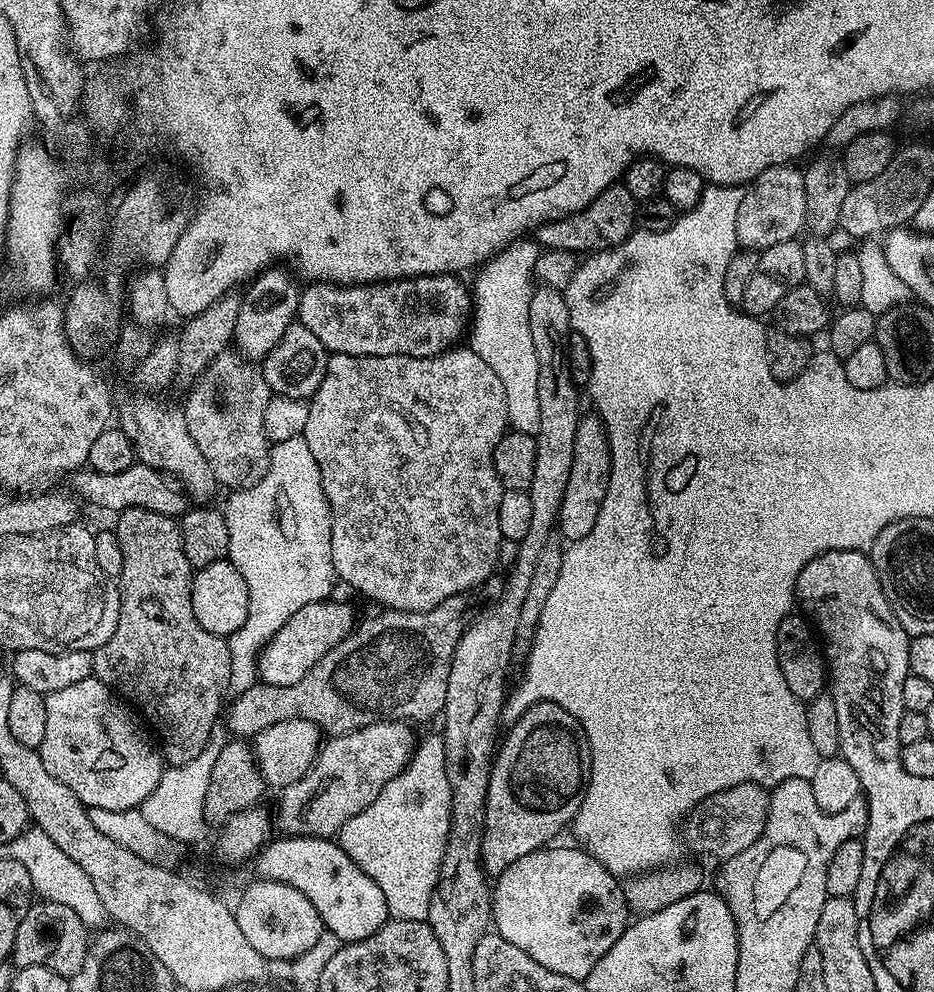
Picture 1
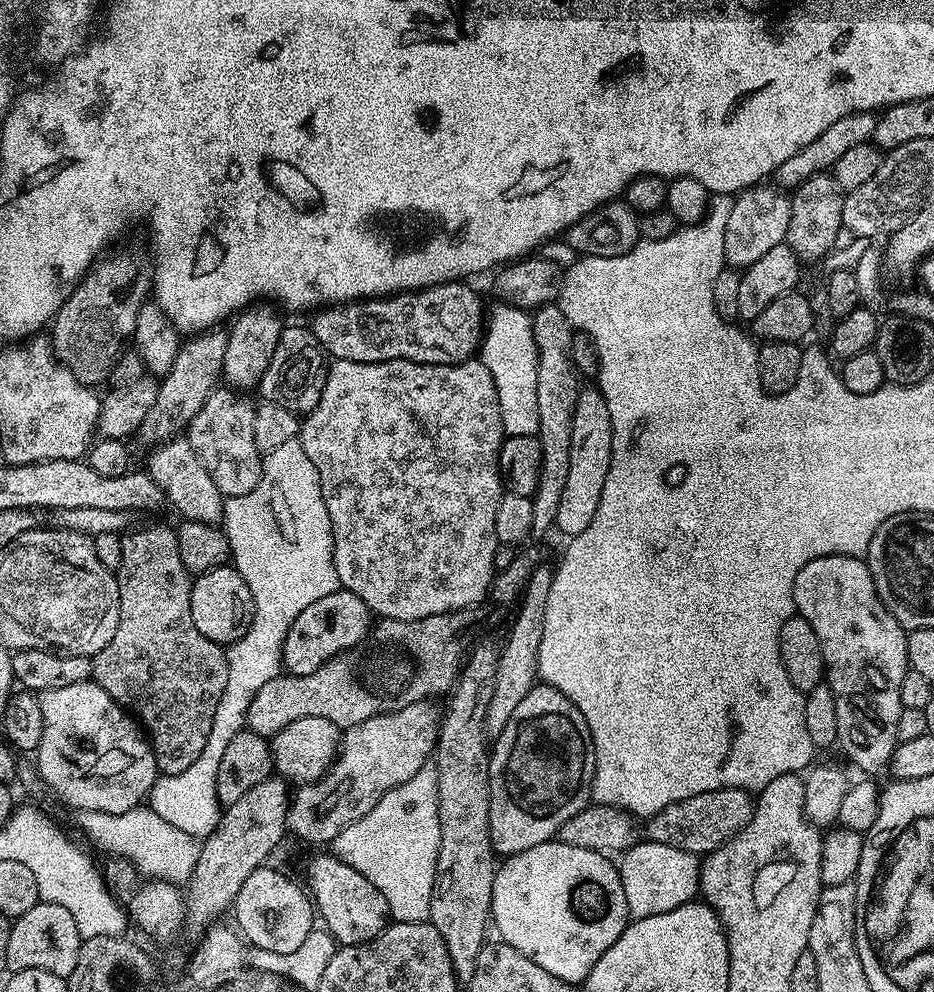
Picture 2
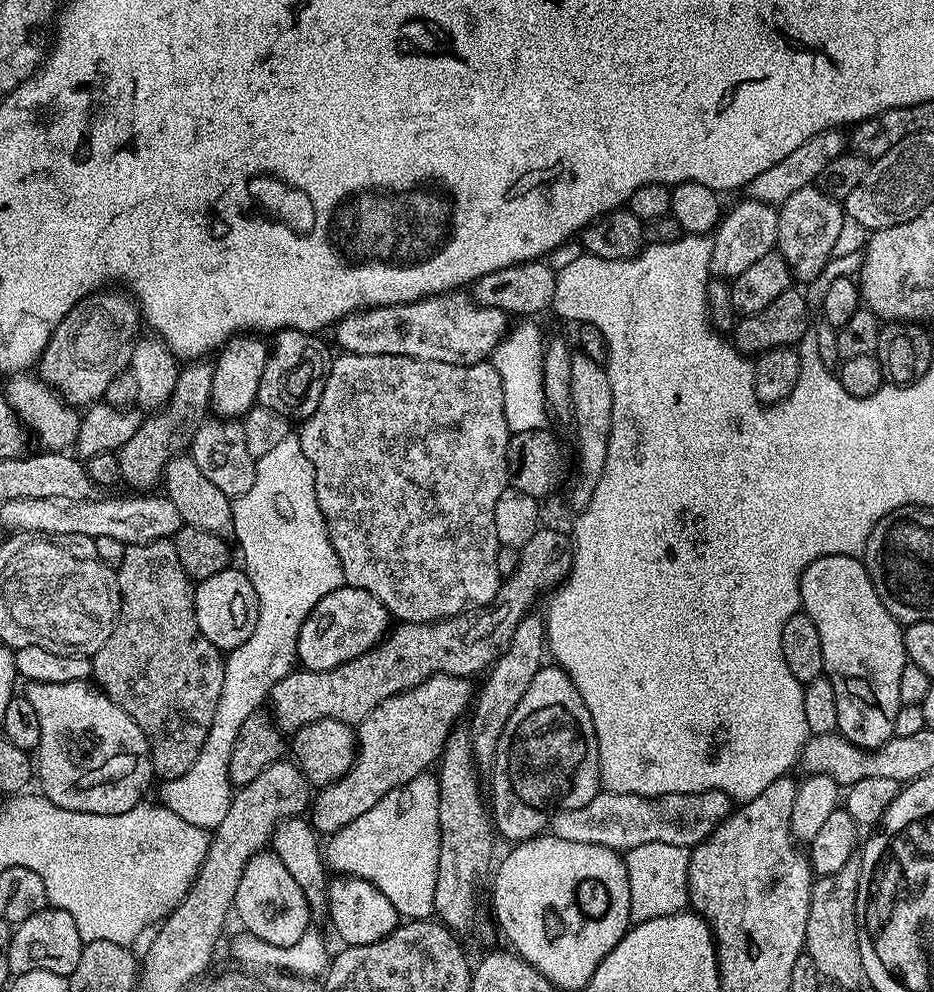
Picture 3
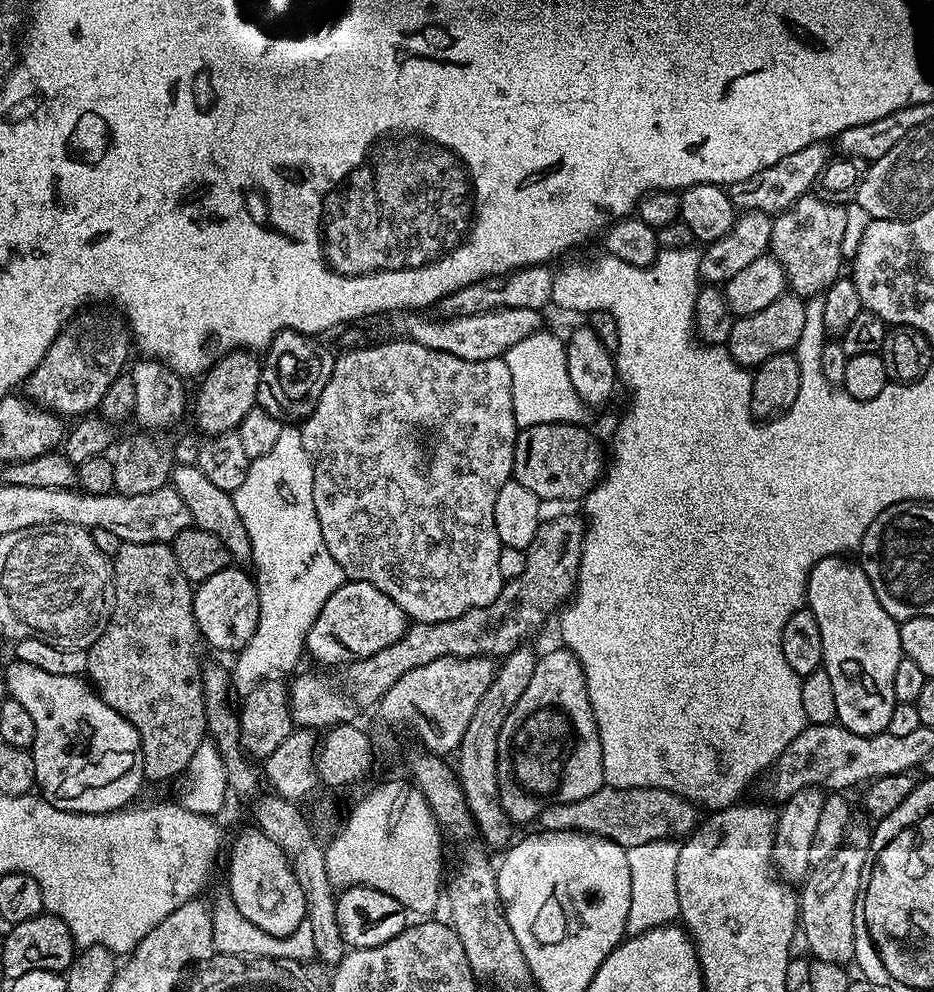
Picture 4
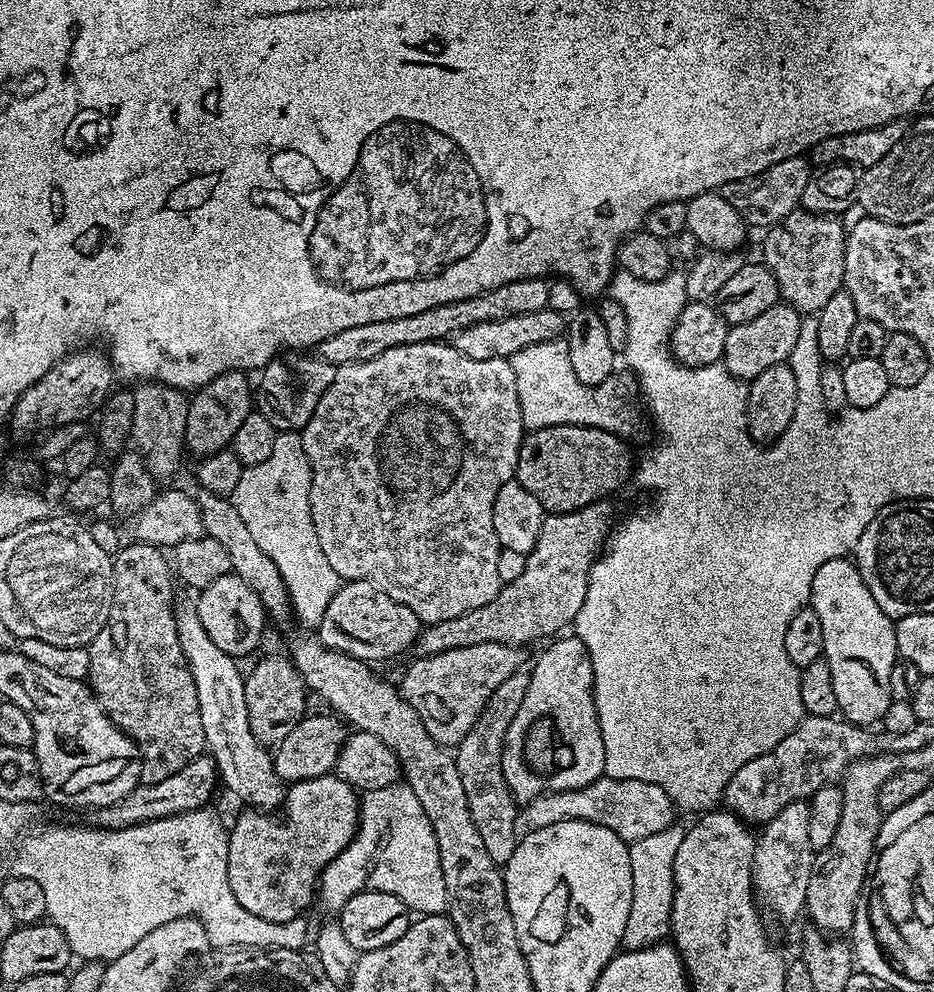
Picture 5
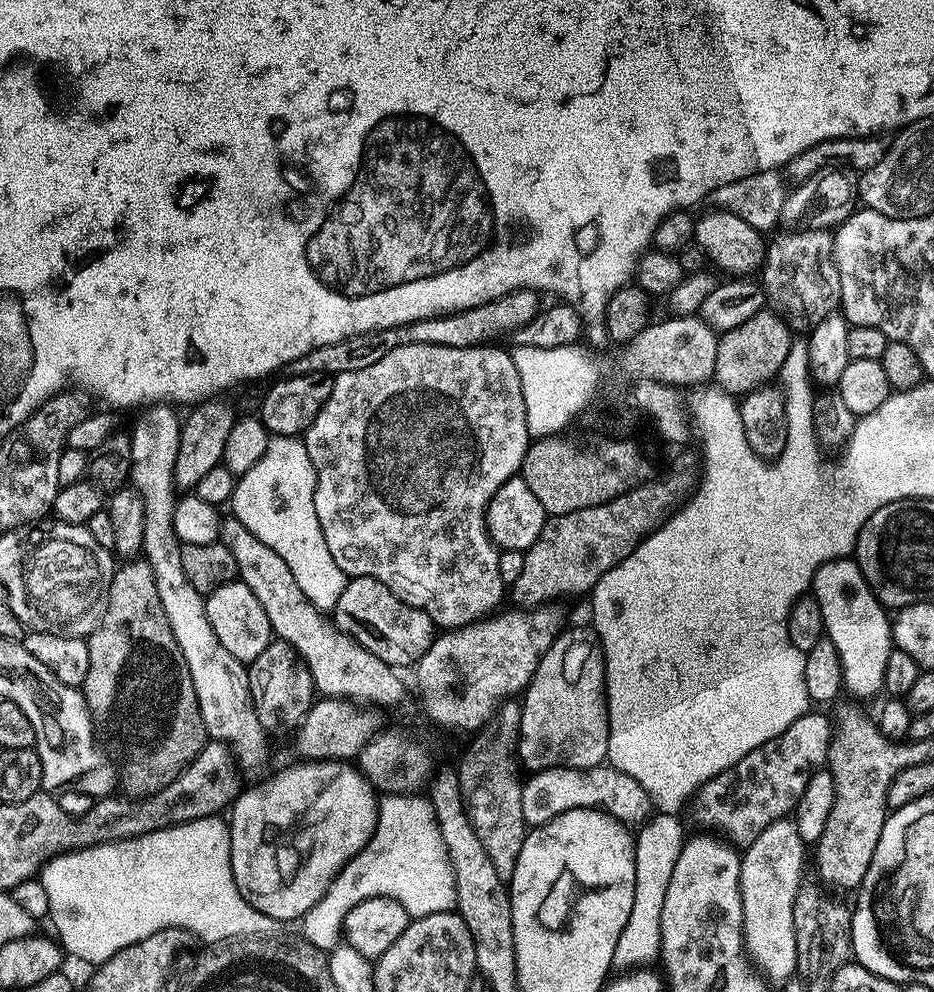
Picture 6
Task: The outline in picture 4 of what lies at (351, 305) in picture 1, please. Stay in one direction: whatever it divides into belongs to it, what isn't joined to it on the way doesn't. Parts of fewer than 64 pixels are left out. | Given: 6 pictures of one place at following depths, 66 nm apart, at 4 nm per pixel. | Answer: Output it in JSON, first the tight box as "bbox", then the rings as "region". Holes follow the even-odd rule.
{"bbox":[403,308,545,360],"region":[[[503,308],[493,312],[479,312],[469,316],[449,316],[435,318],[436,320],[423,320],[423,315],[408,314],[403,317],[404,332],[407,339],[415,344],[438,350],[446,354],[454,354],[454,358],[467,360],[489,360],[501,358],[522,338],[530,338],[530,334],[541,331],[545,327],[545,313],[539,308],[522,310],[521,308]]]}

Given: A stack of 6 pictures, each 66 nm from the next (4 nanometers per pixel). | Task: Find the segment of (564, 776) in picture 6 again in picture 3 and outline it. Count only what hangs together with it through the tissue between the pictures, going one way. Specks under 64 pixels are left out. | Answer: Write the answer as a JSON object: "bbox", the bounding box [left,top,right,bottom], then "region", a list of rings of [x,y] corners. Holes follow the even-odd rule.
{"bbox":[551,788,734,854],"region":[[[719,788],[690,794],[662,794],[639,796],[601,790],[586,806],[578,810],[562,810],[552,818],[551,835],[566,838],[566,842],[590,842],[594,846],[615,848],[624,854],[634,846],[646,846],[646,842],[666,842],[666,846],[682,846],[693,849],[704,843],[706,837],[724,819],[731,816],[734,803],[727,791]]]}

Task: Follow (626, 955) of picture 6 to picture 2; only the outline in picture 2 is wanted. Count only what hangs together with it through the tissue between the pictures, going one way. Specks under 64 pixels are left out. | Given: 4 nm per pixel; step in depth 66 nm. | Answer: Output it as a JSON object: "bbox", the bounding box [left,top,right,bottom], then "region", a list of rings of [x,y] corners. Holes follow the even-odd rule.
{"bbox":[618,838,701,920],"region":[[[647,838],[633,844],[618,860],[619,884],[626,890],[629,917],[632,920],[654,918],[654,914],[666,914],[666,910],[678,910],[678,906],[693,903],[700,891],[701,863],[697,853],[678,850],[678,846]]]}

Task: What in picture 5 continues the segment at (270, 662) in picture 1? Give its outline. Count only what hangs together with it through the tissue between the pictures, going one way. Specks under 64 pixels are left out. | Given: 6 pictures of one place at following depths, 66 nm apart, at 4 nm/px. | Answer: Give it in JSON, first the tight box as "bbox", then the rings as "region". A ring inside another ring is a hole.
{"bbox":[318,580,422,662],"region":[[[350,580],[341,583],[334,598],[330,598],[330,606],[326,606],[326,614],[322,614],[318,639],[335,652],[345,652],[365,662],[377,662],[402,655],[411,644],[413,647],[419,641],[421,631],[422,621],[410,606],[394,602],[390,594],[368,580]]]}

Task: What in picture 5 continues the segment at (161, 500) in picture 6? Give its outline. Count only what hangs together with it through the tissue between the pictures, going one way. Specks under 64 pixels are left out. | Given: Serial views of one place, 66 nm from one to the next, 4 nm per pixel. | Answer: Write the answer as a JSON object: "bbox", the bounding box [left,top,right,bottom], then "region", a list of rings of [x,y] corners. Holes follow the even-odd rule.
{"bbox":[131,381,285,810],"region":[[[156,381],[139,383],[134,395],[134,419],[131,437],[149,472],[156,480],[170,477],[180,466],[184,455],[186,417],[189,414],[189,397],[178,388]],[[191,603],[176,608],[178,640],[194,674],[198,690],[198,710],[202,712],[202,734],[207,755],[216,763],[219,779],[252,810],[276,810],[283,805],[285,781],[278,778],[273,753],[254,738],[250,730],[250,714],[246,710],[245,673],[240,673],[237,661],[226,650],[218,650],[210,634],[202,626]],[[276,808],[276,809],[272,809]]]}

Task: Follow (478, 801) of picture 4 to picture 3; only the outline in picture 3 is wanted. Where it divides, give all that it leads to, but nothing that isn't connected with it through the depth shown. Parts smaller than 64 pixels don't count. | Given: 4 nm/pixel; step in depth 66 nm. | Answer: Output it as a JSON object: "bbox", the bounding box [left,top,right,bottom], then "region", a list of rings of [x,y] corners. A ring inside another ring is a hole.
{"bbox":[467,611,546,769],"region":[[[539,611],[527,612],[514,626],[514,638],[505,646],[495,664],[491,665],[487,673],[488,681],[484,686],[479,687],[478,695],[474,700],[474,707],[471,709],[471,724],[467,725],[469,738],[472,740],[472,756],[481,769],[491,769],[496,760],[498,750],[498,738],[502,738],[502,730],[506,730],[506,722],[510,722],[510,714],[514,714],[514,706],[522,702],[522,694],[534,682],[534,674],[546,660],[546,620]]]}

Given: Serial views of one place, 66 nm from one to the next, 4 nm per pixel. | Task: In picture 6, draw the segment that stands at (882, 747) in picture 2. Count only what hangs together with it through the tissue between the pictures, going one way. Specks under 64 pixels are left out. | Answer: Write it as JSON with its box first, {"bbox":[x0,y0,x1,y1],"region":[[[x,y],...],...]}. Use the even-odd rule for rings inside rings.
{"bbox":[810,558,894,700],"region":[[[852,558],[826,562],[814,574],[810,592],[822,610],[826,639],[840,659],[843,691],[860,700],[881,695],[886,678],[886,658],[890,658],[894,647],[892,620],[865,582],[860,565]]]}

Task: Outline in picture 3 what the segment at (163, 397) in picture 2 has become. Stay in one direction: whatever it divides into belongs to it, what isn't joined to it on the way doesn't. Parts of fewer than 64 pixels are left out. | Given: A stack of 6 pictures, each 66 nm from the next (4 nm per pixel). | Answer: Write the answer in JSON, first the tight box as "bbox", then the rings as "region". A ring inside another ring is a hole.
{"bbox":[117,360,215,490],"region":[[[206,360],[189,361],[179,369],[176,386],[168,401],[158,411],[145,417],[137,433],[117,453],[119,472],[125,485],[134,487],[131,488],[134,490],[151,489],[148,487],[161,481],[169,461],[191,447],[194,434],[208,418],[214,369],[215,367]]]}

